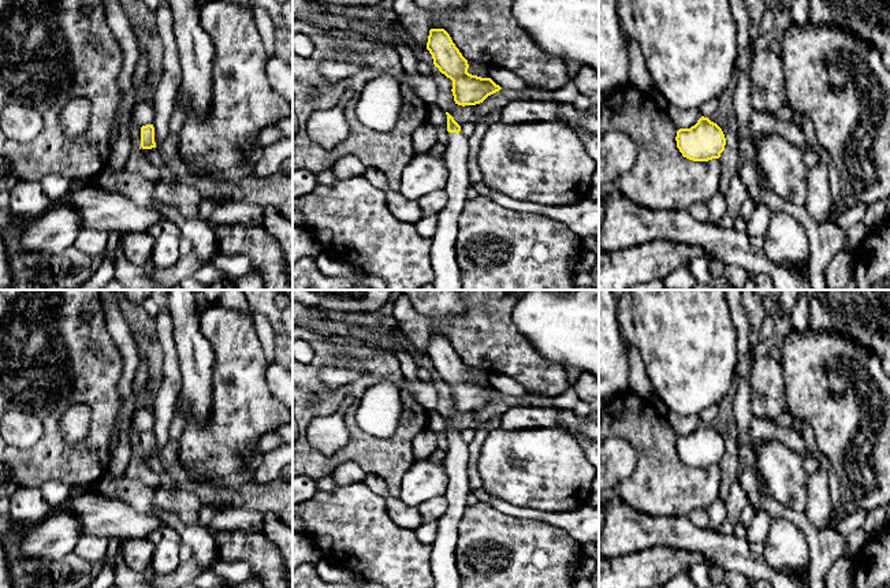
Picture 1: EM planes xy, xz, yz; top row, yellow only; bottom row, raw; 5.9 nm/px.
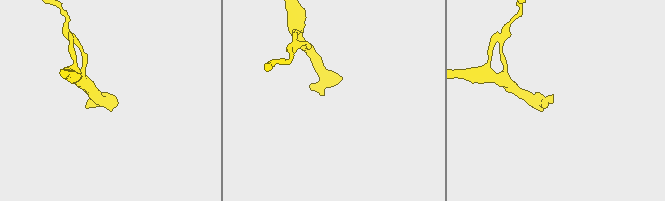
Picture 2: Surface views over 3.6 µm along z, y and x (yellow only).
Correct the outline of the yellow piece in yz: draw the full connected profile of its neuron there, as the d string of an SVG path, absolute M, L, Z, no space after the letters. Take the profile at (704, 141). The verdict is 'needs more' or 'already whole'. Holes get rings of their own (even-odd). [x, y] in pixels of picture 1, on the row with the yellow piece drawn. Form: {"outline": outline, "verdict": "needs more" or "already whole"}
{"outline": "M704 116L690 129L679 129L675 141L682 156L693 161L719 159L726 145L722 129Z", "verdict": "already whole"}

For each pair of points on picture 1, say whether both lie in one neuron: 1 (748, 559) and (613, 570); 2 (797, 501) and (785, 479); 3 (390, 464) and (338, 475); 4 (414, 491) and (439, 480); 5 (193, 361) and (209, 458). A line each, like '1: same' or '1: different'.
1: different
2: same
3: different
4: same
5: different

